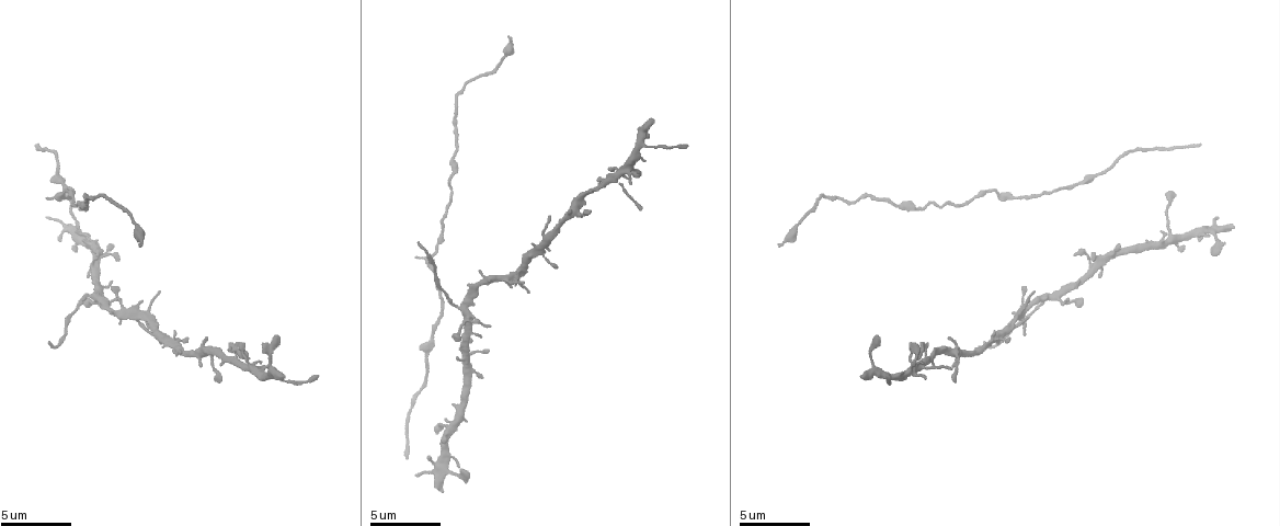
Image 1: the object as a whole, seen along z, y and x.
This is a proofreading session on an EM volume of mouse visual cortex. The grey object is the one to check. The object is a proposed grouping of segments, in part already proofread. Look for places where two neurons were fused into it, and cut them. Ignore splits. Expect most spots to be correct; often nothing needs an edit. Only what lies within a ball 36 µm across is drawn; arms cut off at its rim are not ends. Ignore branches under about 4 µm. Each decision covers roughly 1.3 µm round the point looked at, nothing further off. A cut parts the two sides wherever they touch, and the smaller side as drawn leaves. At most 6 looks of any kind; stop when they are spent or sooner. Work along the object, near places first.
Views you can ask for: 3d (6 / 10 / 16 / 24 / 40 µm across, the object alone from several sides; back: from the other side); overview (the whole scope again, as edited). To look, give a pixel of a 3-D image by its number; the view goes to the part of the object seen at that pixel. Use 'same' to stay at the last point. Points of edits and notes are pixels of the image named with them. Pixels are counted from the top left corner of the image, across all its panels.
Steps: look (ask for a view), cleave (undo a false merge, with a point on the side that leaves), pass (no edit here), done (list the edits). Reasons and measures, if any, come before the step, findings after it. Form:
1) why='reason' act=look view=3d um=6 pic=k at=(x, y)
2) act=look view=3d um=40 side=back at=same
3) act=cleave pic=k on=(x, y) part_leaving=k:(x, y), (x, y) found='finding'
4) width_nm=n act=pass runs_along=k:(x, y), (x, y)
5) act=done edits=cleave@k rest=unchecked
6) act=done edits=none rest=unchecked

why='sudden change in width' act=look view=3d um=10 pic=1 at=(65, 186)

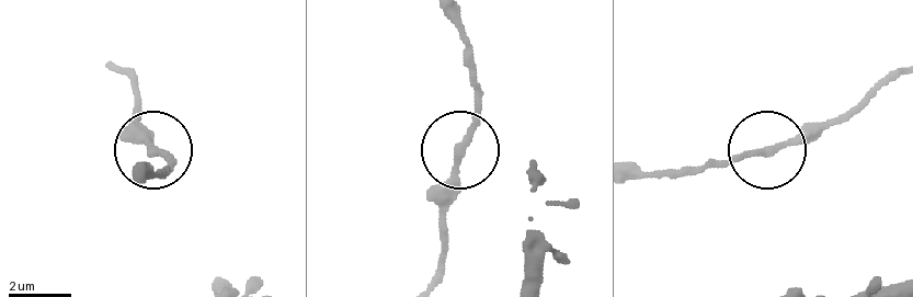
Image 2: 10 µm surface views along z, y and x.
act=look view=3d um=6 pic=2 at=(151, 149)

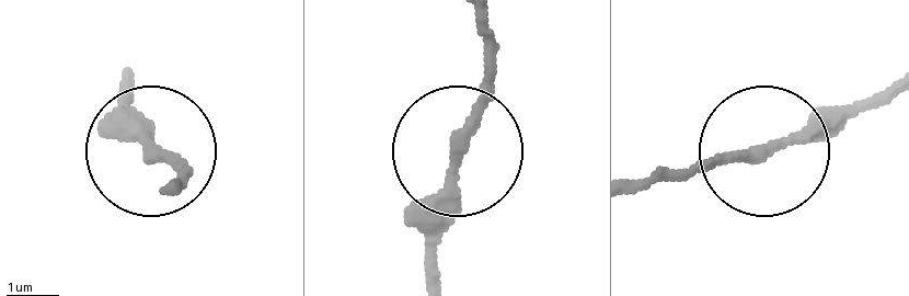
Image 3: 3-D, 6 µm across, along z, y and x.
width_nm=250 act=pass found='all the same neuron'

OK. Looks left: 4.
act=look view=3d um=10 pic=1 at=(91, 295)

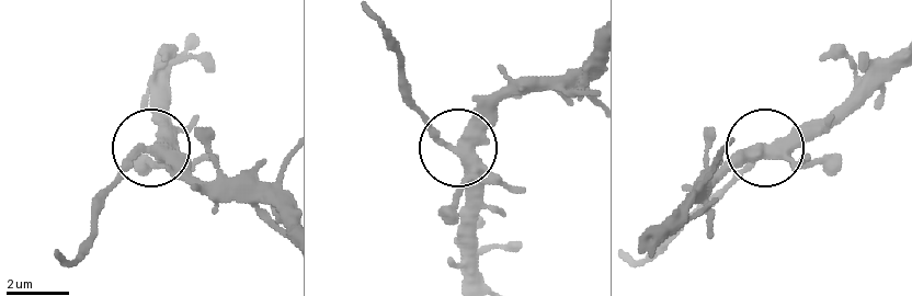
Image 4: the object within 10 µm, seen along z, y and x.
side_arm_um=7 act=cleave pic=4 on=(120, 174) part_leaving=4:(143, 151), (109, 196), (84, 248), (61, 253) found='a second neuron is stuck on'

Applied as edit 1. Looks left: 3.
why='see it whole again' act=look view=overview

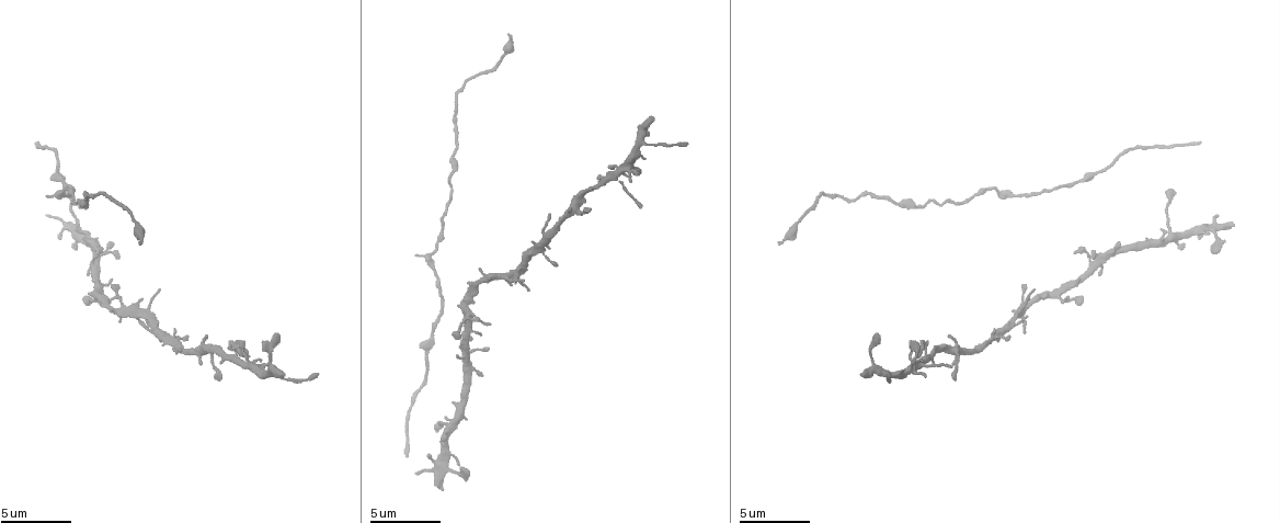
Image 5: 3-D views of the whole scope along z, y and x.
why='three-way junction' act=look view=3d um=6 pic=5 at=(963, 353)

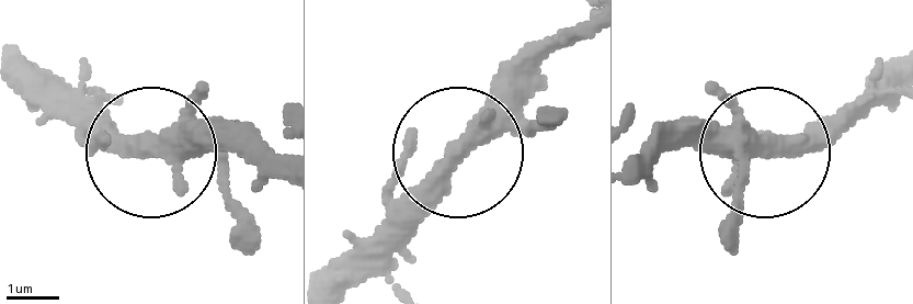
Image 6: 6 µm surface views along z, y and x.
width_nm=340 act=pass runs_along=6:(18, 66), (66, 109), (158, 153), (258, 139) found='continuous, no second neuron'

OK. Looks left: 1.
act=done edits=cleave@4 rest=unchecked

